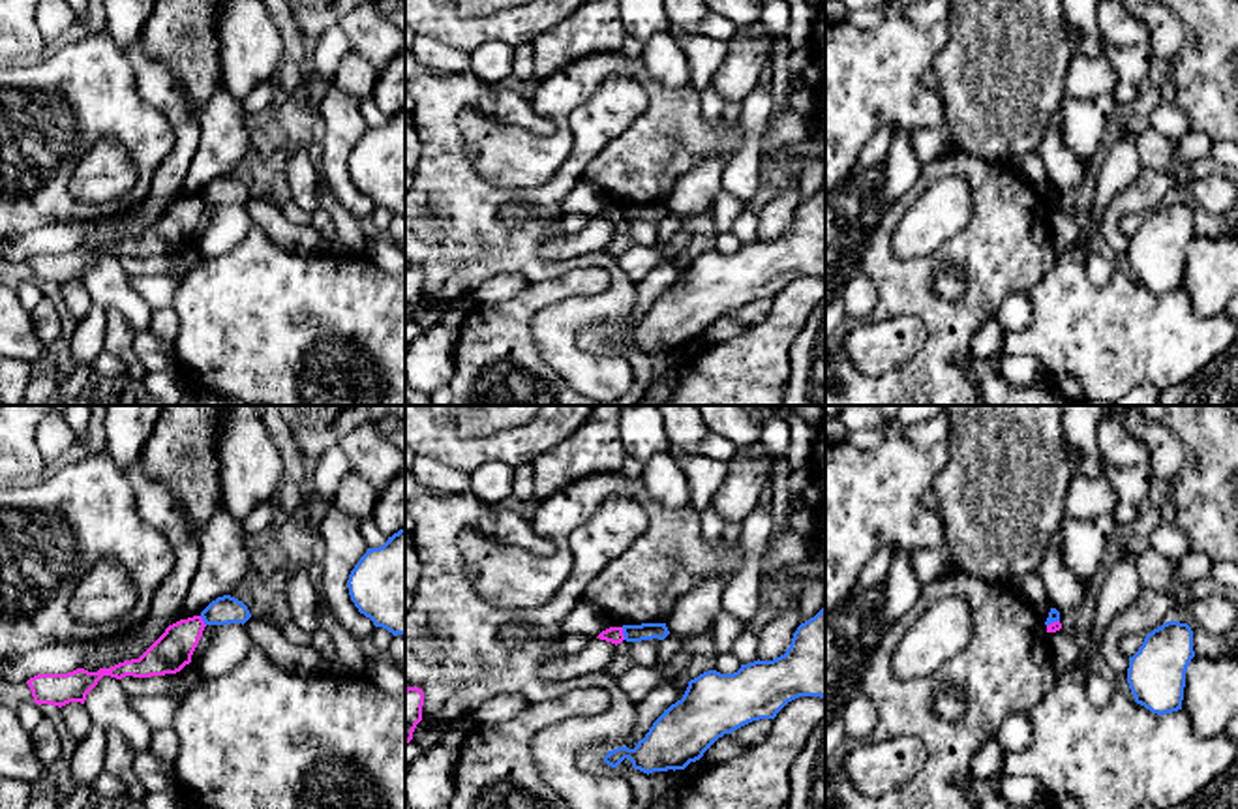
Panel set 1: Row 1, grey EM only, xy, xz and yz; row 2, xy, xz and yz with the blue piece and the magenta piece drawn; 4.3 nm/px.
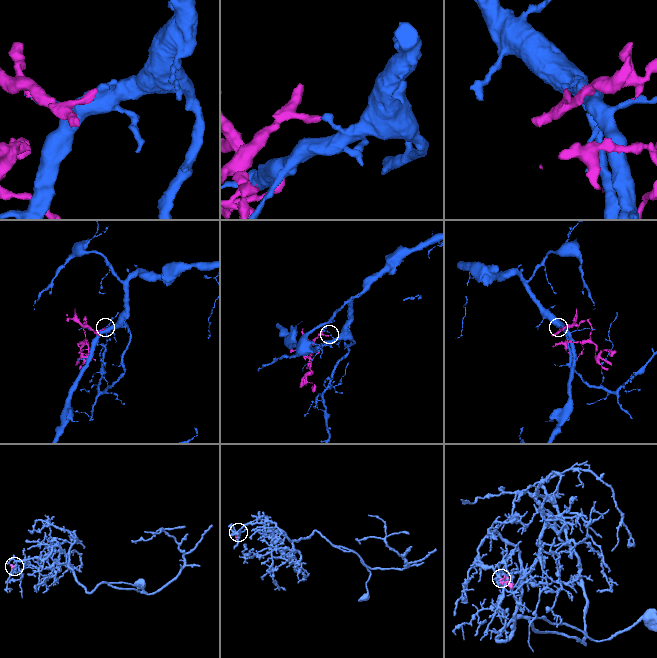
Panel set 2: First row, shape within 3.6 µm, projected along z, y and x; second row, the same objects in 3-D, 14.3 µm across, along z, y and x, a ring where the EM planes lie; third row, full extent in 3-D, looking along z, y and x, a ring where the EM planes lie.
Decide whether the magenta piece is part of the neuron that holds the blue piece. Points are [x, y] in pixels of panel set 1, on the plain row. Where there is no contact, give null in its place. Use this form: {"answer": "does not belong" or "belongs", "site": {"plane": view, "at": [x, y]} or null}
{"answer": "does not belong", "site": {"plane": "xz", "at": [623, 213]}}

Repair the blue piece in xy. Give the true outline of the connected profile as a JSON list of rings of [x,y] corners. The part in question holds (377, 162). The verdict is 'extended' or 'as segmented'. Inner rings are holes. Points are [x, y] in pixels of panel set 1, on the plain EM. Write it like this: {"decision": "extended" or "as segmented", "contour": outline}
{"decision": "as segmented", "contour": [[[405,107],[379,128],[368,128],[347,160],[349,175],[360,193],[394,216],[405,214]]]}

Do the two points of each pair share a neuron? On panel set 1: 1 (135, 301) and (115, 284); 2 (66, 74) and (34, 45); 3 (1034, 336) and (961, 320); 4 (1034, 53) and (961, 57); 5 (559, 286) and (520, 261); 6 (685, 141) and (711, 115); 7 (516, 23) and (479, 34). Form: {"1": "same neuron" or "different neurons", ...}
{"1": "same neuron", "2": "different neurons", "3": "different neurons", "4": "same neuron", "5": "different neurons", "6": "different neurons", "7": "same neuron"}

